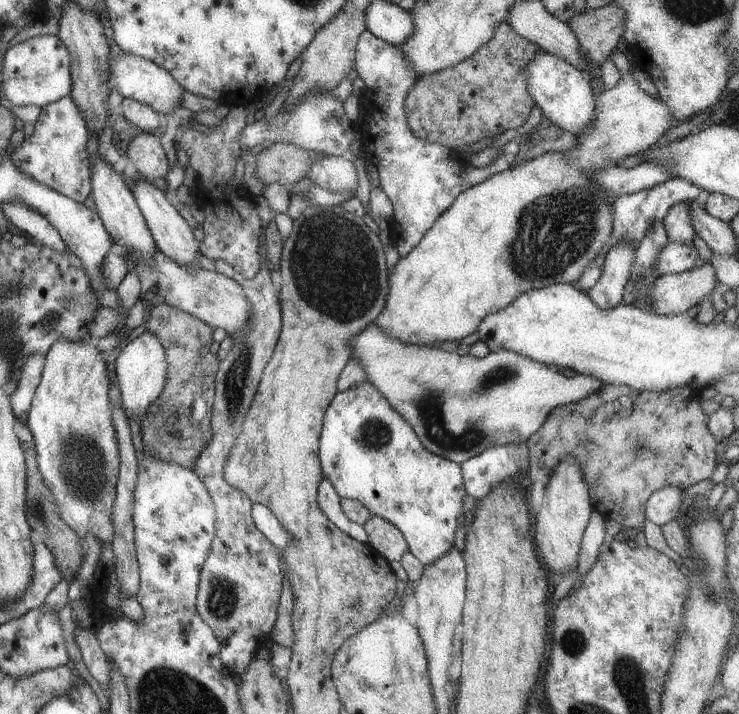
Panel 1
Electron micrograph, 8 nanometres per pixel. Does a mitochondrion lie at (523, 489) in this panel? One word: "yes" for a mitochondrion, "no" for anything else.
no

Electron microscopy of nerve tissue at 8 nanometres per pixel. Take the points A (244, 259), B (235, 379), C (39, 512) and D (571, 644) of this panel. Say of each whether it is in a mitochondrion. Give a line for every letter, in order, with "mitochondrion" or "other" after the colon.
A: other
B: mitochondrion
C: mitochondrion
D: mitochondrion

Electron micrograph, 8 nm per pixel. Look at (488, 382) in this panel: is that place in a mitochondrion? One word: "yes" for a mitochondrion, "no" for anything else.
yes

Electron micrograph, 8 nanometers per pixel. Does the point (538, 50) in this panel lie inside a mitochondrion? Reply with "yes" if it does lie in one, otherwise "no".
no

